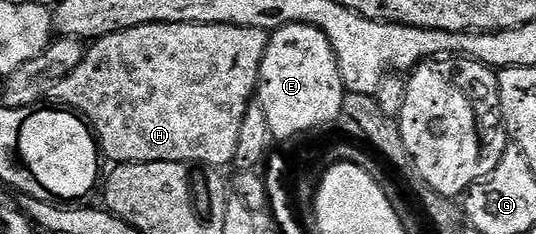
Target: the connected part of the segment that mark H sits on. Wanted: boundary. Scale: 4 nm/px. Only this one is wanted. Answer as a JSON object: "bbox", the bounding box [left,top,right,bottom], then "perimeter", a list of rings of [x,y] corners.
{"bbox":[53,23,268,169],"perimeter":[[[186,23],[185,25],[137,25],[137,29],[125,29],[121,33],[113,33],[104,39],[94,40],[87,47],[85,57],[65,81],[61,81],[53,88],[53,95],[60,103],[73,105],[87,118],[91,124],[102,154],[112,160],[112,164],[120,163],[194,163],[216,169],[226,168],[226,163],[238,156],[237,141],[241,133],[243,119],[247,116],[249,104],[256,98],[259,89],[259,70],[261,61],[265,57],[268,32],[261,29],[245,29],[241,25],[201,25],[200,23]]]}

